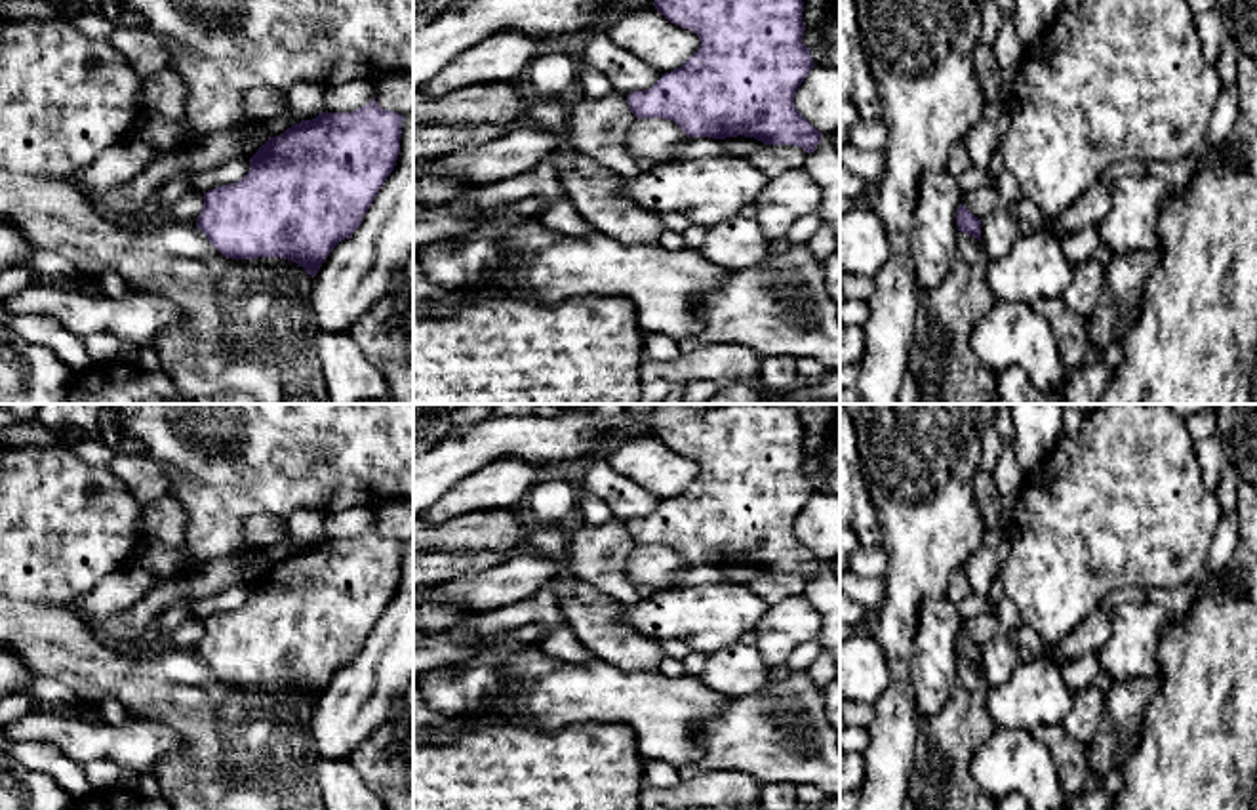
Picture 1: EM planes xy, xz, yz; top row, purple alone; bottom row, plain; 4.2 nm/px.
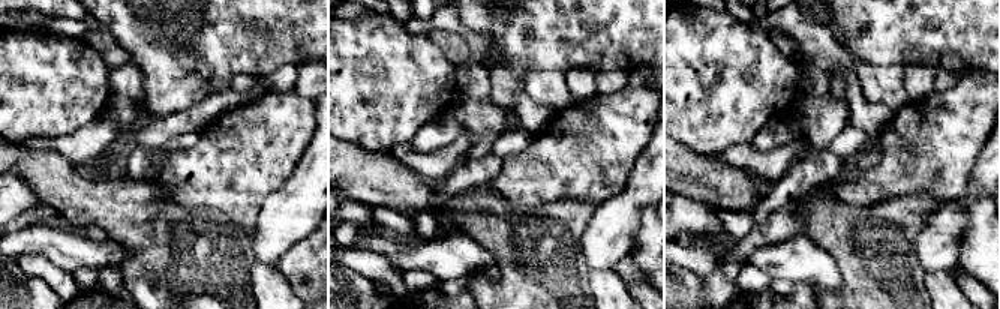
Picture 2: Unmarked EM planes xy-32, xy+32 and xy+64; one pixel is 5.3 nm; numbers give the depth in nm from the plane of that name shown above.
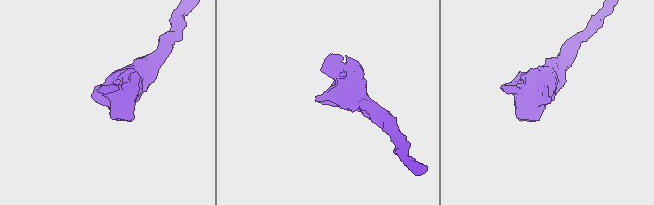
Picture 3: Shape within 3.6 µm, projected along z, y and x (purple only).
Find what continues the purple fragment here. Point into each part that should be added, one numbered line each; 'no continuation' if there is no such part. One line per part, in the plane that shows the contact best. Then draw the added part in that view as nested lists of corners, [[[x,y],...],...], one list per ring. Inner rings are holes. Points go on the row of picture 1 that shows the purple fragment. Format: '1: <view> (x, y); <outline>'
no continuation

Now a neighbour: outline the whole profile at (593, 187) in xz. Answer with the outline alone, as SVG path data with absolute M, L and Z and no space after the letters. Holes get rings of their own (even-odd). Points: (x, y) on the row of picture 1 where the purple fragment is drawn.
M568 152L554 162L558 181L575 206L577 215L606 236L625 244L659 244L665 223L619 194L623 177L611 168L581 154Z

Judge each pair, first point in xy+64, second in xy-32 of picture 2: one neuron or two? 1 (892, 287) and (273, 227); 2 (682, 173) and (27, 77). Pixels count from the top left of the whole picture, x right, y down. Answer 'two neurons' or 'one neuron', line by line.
1: two neurons
2: two neurons

